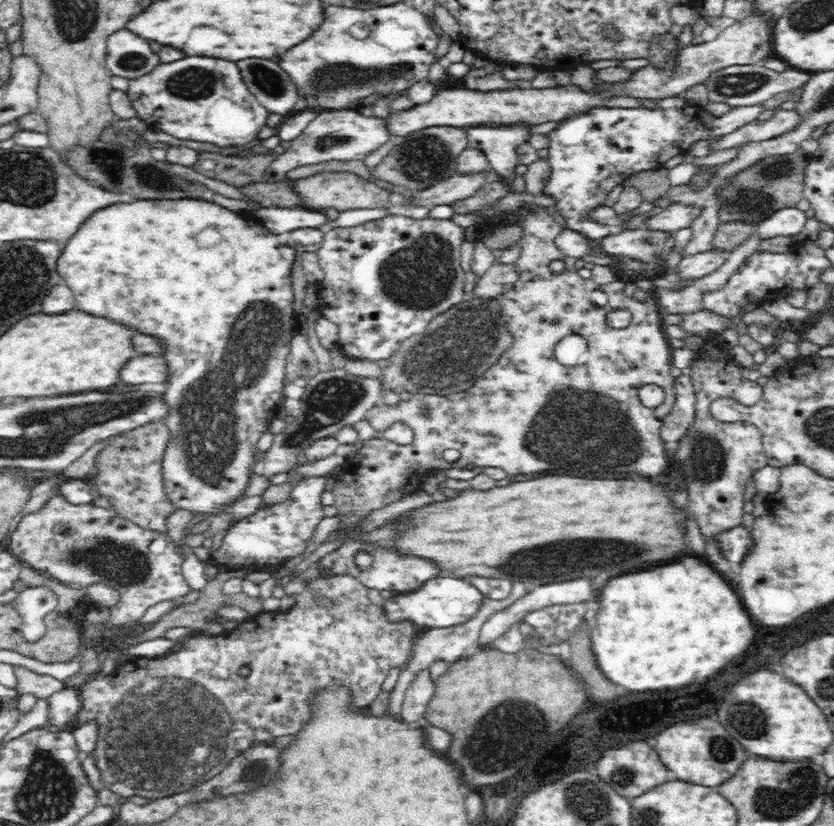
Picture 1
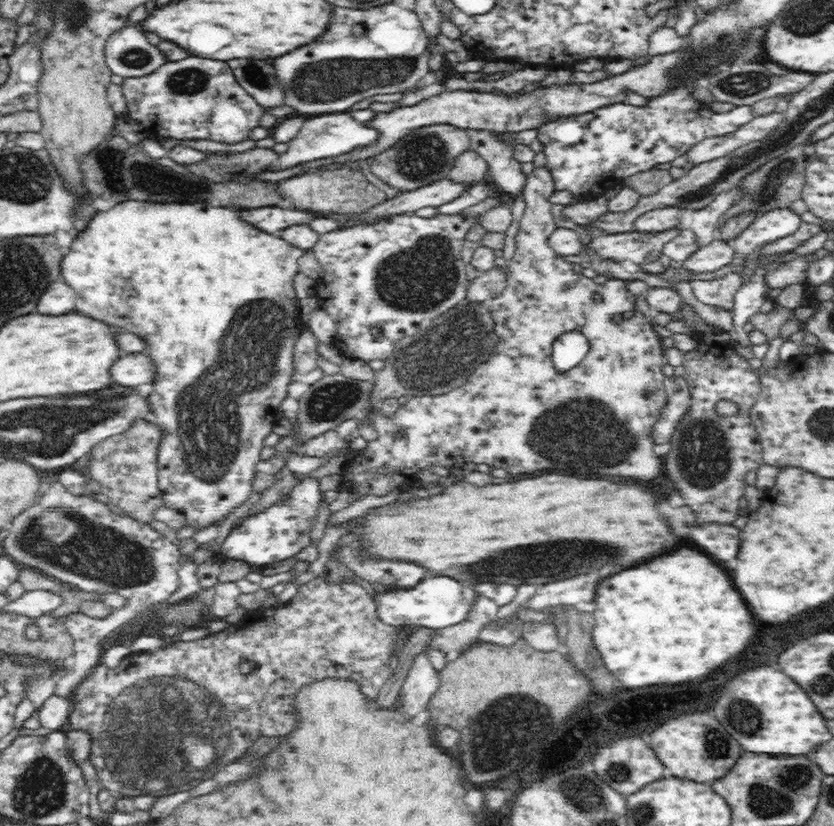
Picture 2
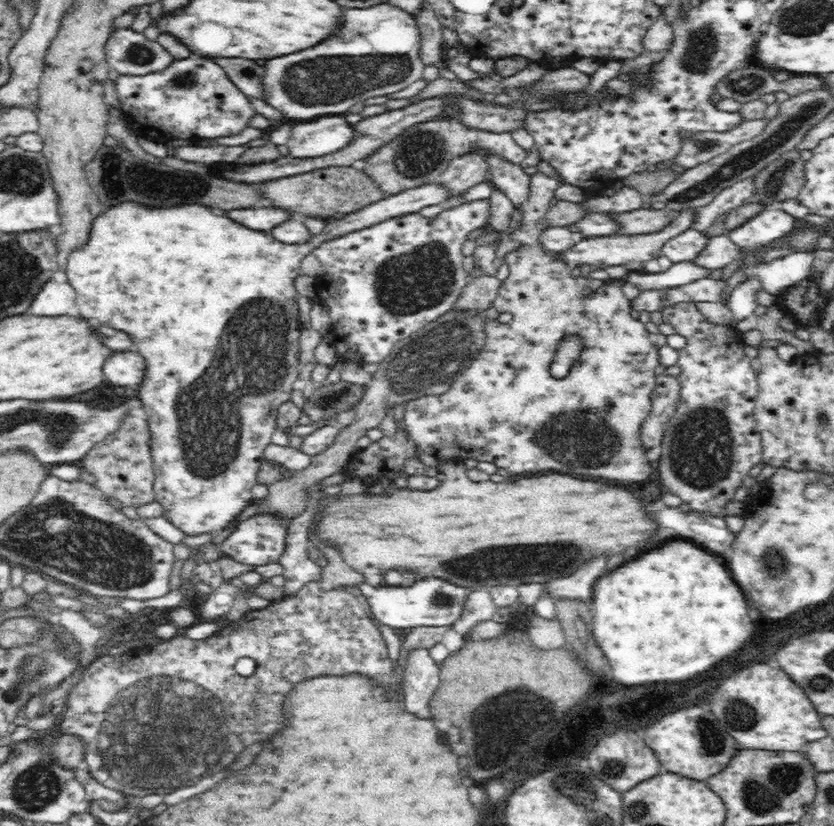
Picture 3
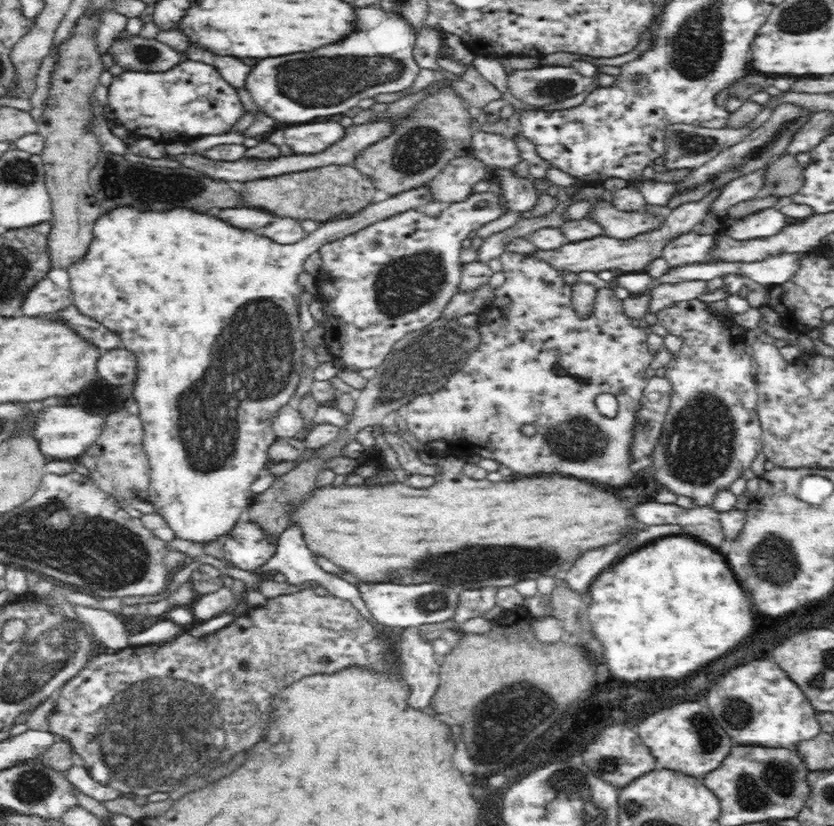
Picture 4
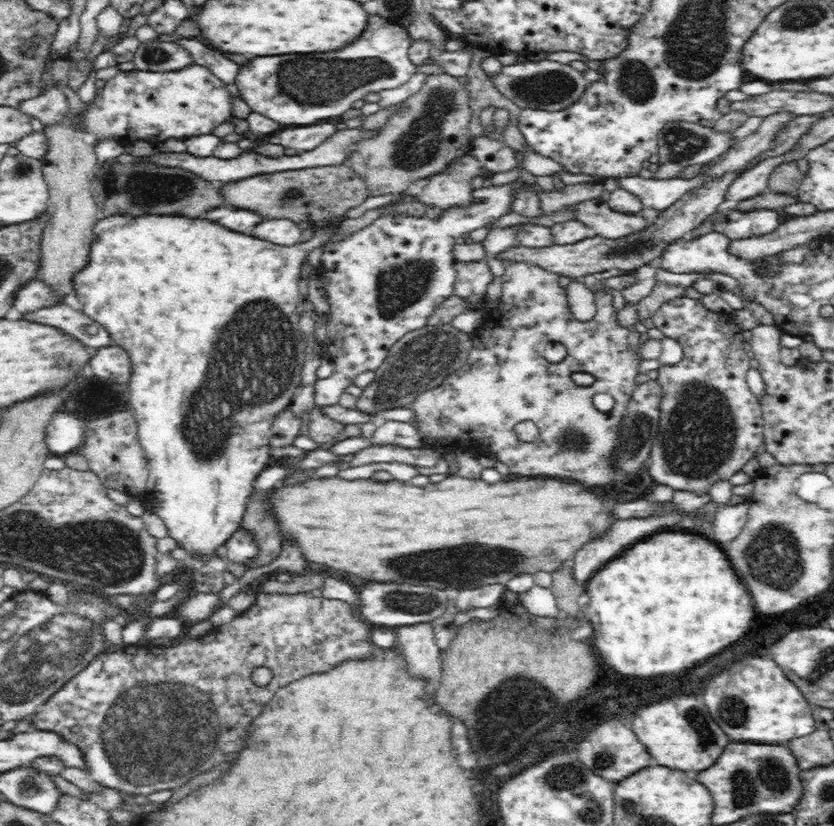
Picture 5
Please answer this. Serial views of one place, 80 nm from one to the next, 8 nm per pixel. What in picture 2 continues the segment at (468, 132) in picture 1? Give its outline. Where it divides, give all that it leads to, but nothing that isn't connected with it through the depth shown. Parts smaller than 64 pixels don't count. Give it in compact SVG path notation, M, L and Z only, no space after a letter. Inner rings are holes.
M486 129L470 131L470 150L477 152L488 163L488 172L510 199L523 194L526 175L515 157L517 133L495 132Z

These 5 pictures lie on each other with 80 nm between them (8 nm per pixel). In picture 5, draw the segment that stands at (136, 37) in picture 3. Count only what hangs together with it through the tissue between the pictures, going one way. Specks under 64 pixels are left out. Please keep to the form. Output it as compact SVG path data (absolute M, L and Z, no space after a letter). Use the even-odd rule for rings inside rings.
M160 40L142 42L129 61L136 70L157 73L180 70L180 67L193 62L188 52L182 50L182 46L176 46L172 42L160 42Z

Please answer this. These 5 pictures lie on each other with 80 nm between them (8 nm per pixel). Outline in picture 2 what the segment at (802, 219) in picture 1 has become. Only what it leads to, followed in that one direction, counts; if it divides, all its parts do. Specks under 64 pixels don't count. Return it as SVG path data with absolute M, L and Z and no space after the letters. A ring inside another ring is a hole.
M790 208L772 209L758 215L754 224L750 224L748 230L744 230L733 242L736 255L728 265L731 268L738 268L746 260L746 256L752 254L757 247L779 238L786 238L798 232L800 226L802 226L800 214L796 214Z

